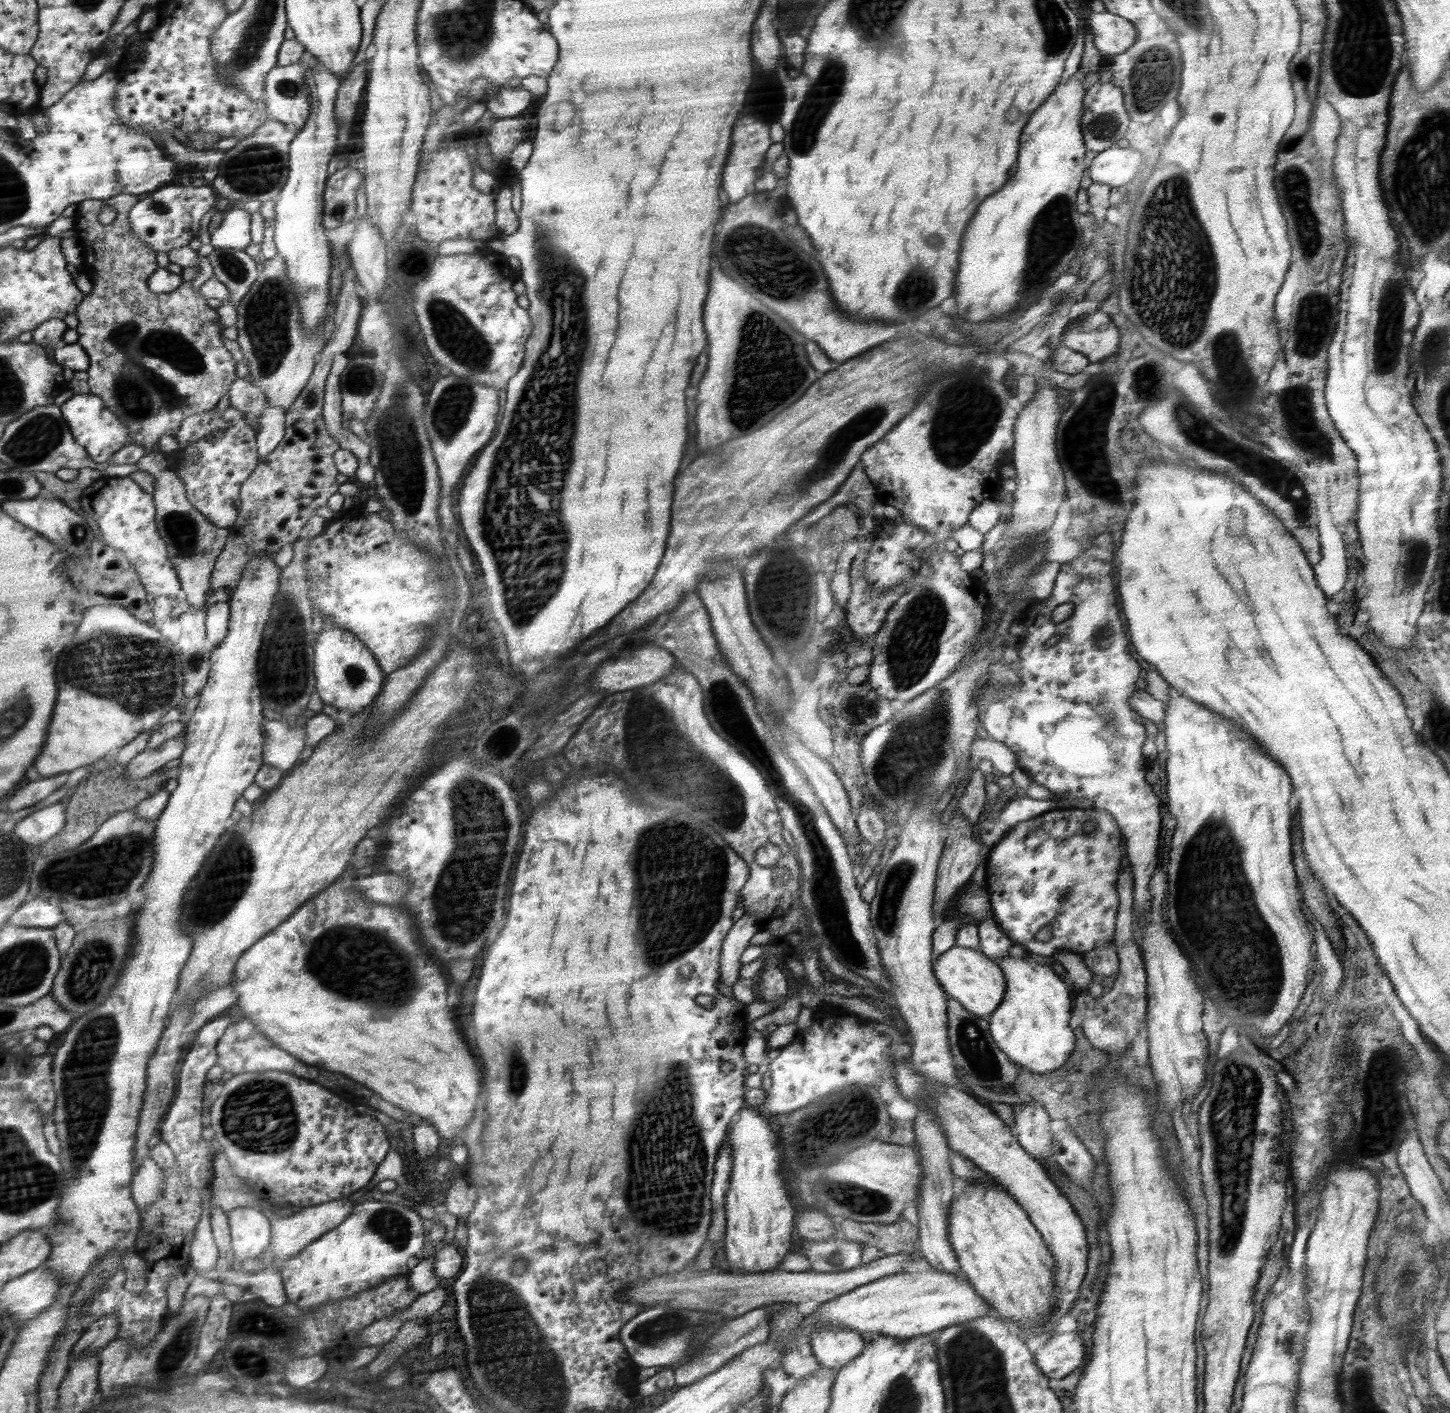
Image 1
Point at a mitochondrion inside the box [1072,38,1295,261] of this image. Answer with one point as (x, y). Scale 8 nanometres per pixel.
(1152, 77)

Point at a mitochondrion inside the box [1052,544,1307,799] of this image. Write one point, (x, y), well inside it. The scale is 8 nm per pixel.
(1113, 726)

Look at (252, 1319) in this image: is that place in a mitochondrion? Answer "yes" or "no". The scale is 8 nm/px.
no

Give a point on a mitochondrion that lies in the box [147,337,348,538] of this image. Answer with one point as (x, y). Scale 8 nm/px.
(193, 354)

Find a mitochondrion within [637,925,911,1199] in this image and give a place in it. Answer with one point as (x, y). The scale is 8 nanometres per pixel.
(818, 1138)

